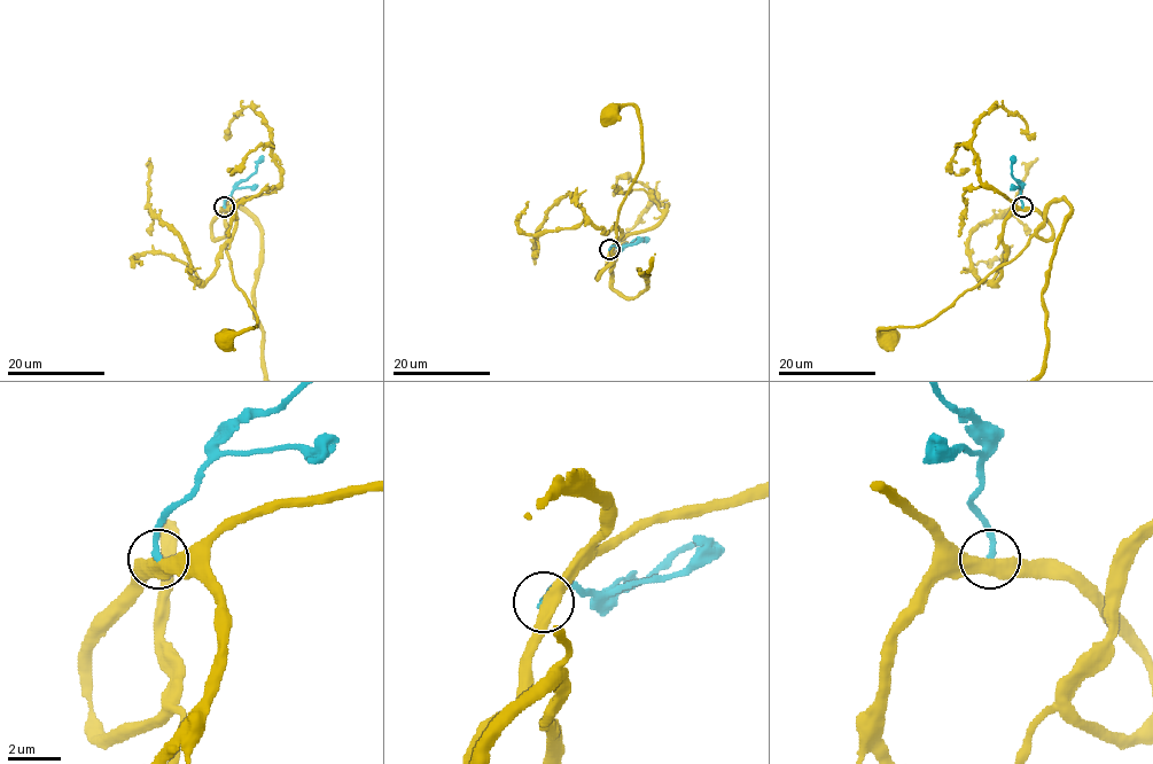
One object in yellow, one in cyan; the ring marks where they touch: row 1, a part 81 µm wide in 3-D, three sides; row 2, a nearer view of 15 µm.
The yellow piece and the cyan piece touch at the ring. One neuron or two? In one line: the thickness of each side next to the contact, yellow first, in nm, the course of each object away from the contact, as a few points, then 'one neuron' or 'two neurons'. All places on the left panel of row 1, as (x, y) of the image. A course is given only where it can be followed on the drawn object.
calibres 500 and 200 nm; course yellow (225, 207), (212, 235), (228, 236), (233, 281), (256, 316), (256, 326), (224, 338); course cyan (225, 207), (225, 201), (235, 187), (256, 170), (263, 156); two neurons

